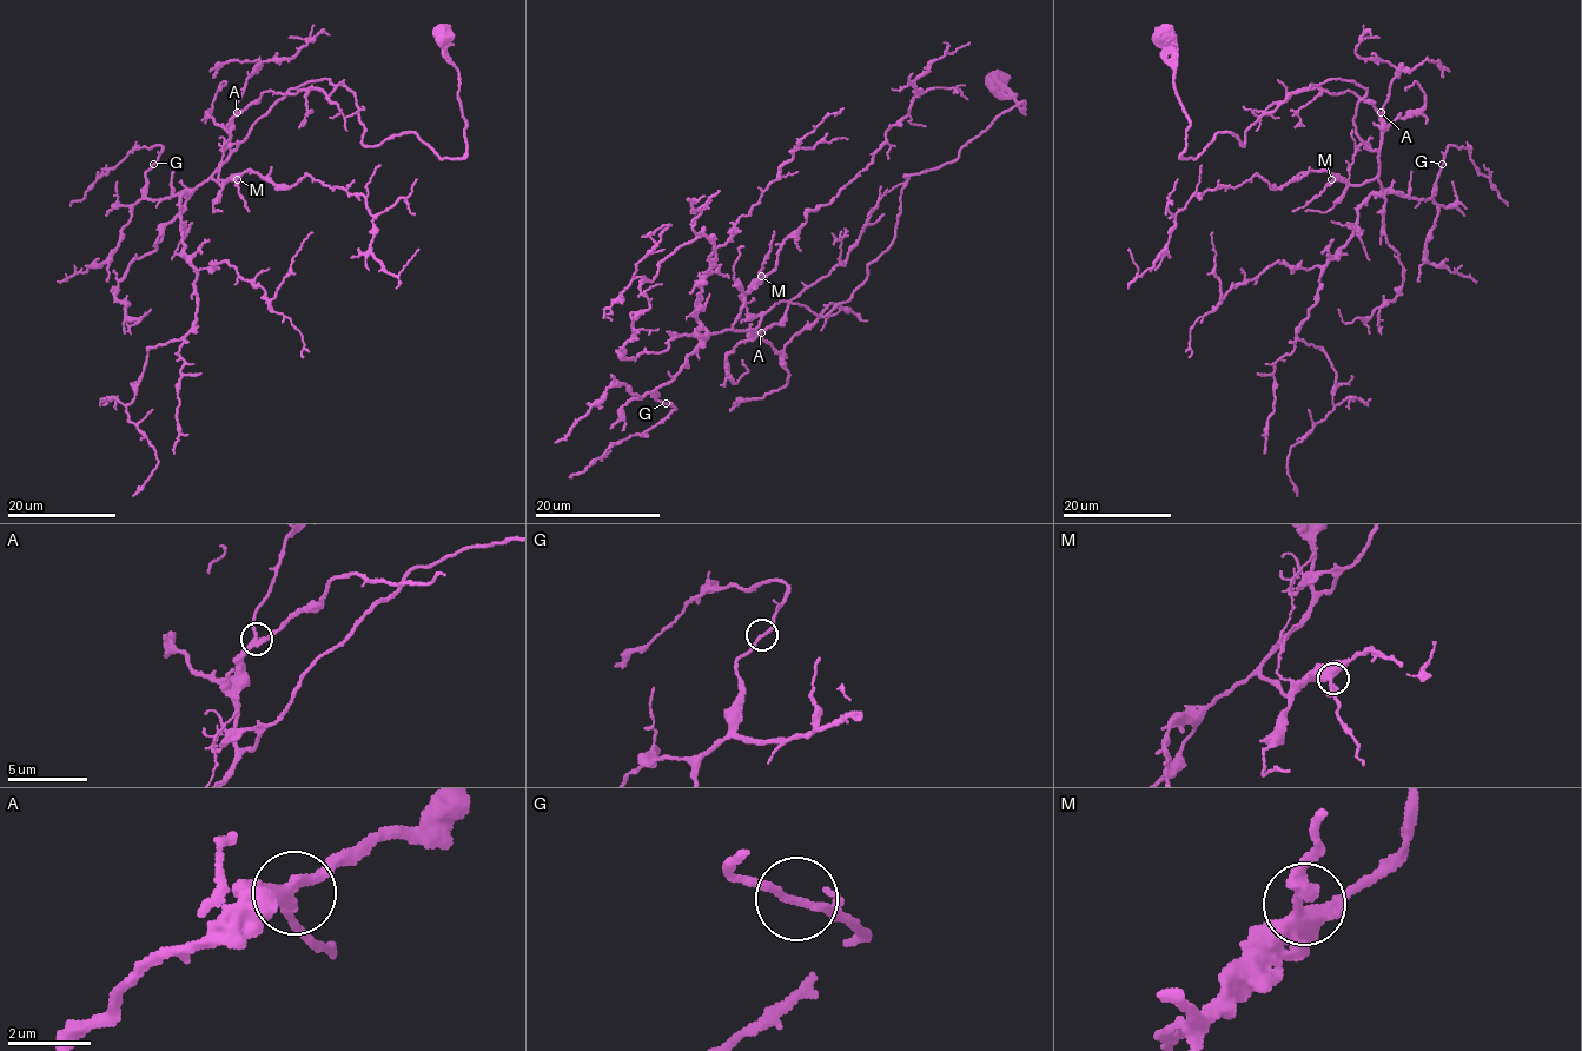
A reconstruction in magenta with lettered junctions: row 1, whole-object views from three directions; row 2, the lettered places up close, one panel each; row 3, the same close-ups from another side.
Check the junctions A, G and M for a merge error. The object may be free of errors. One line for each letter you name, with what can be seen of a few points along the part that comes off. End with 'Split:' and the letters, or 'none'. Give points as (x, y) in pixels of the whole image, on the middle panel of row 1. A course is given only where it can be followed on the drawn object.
Split: none

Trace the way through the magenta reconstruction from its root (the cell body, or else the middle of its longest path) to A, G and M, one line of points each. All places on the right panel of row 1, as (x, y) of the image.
A: (1164, 34), (1182, 158), (1219, 132), (1243, 146), (1334, 79), (1367, 90), (1354, 124), (1372, 150), (1381, 112)
G: (1164, 34), (1182, 158), (1341, 79), (1367, 90), (1354, 124), (1382, 189), (1429, 198), (1442, 163)
M: (1164, 34), (1182, 158), (1219, 132), (1243, 146), (1312, 84), (1365, 88), (1365, 144), (1331, 179)

